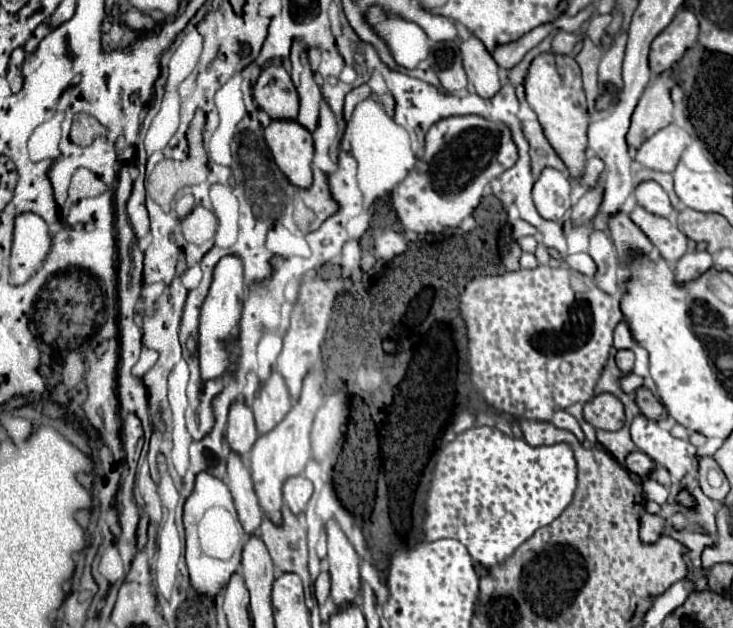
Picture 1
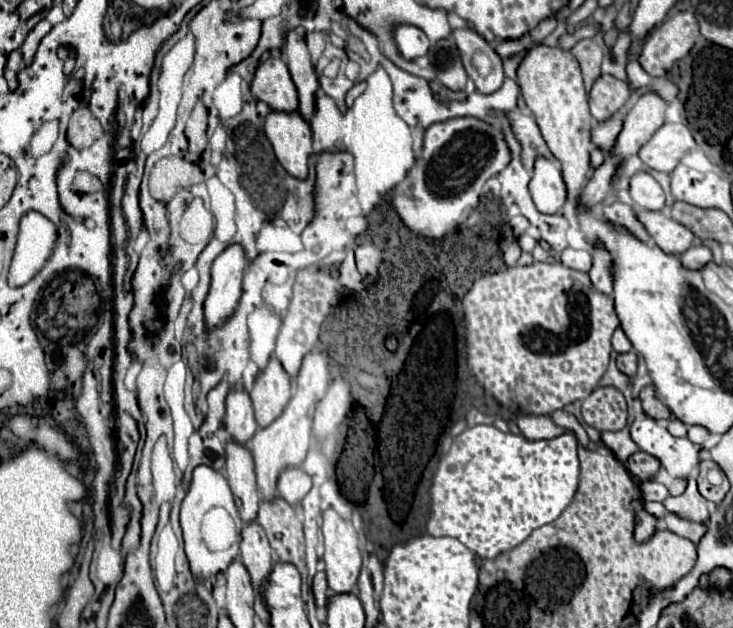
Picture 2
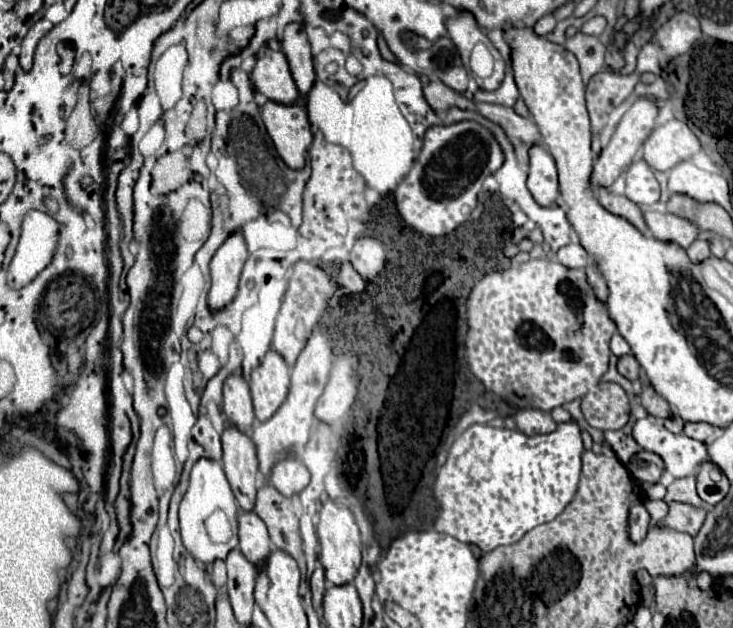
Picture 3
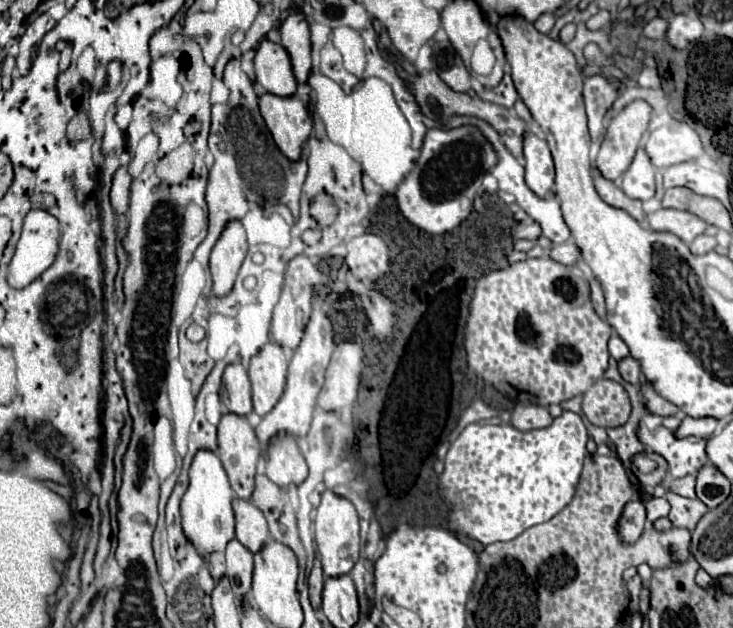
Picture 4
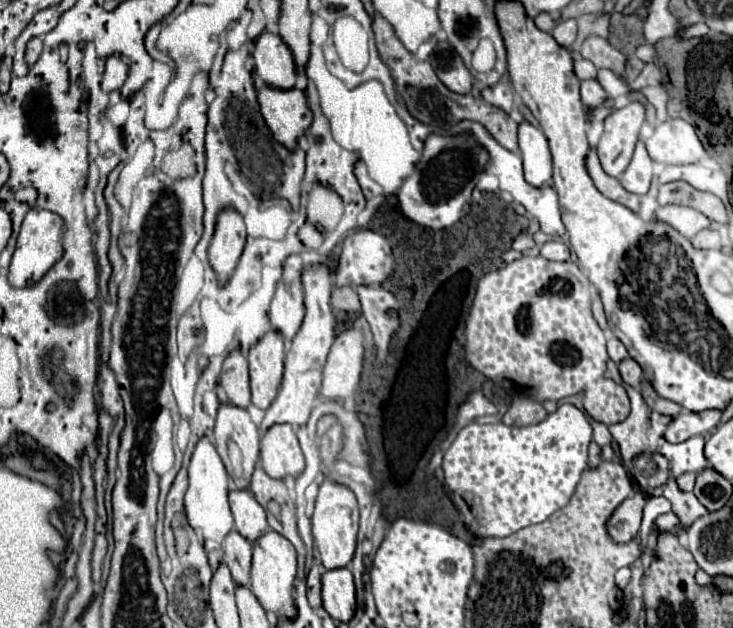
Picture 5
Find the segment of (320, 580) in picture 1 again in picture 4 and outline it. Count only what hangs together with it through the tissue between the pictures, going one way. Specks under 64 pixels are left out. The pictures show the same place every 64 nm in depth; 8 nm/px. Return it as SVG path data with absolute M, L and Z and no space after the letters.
M316 560L314 568L308 576L308 588L310 588L310 602L314 606L314 610L320 608L322 604L322 588L324 588L324 574L322 574L322 564Z

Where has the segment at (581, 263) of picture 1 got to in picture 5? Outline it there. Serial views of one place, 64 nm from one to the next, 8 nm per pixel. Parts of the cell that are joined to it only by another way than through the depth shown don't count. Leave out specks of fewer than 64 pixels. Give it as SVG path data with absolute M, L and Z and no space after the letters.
M554 240L554 242L546 242L540 248L540 254L548 260L556 260L556 262L568 262L570 260L570 246L562 240Z

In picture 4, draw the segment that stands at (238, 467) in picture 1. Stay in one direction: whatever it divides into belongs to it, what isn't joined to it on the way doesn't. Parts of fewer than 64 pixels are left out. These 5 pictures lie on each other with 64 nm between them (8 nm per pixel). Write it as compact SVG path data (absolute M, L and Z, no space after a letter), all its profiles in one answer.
M236 414L222 416L220 426L218 426L218 452L216 454L220 454L220 462L228 474L230 486L240 500L250 500L250 496L252 496L260 452L262 452L262 446L258 442L258 438L254 436L254 430L246 418L236 416Z

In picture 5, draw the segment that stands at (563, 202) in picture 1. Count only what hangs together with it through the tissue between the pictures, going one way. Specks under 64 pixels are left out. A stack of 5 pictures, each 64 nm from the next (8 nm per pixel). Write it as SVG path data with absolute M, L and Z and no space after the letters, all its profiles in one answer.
M528 122L520 124L518 144L524 158L524 176L534 188L552 182L552 158L546 136Z

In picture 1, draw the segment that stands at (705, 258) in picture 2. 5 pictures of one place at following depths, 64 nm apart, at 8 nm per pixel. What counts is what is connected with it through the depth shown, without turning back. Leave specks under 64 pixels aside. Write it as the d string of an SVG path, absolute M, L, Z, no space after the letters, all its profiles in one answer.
M690 250L676 262L676 282L684 284L688 280L696 280L696 276L702 276L714 266L712 256L706 250Z

